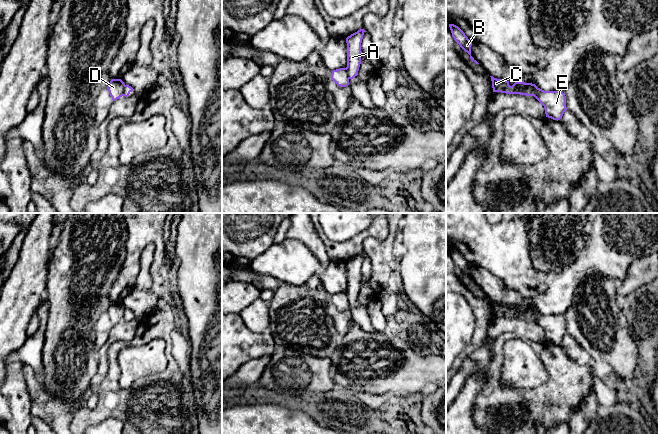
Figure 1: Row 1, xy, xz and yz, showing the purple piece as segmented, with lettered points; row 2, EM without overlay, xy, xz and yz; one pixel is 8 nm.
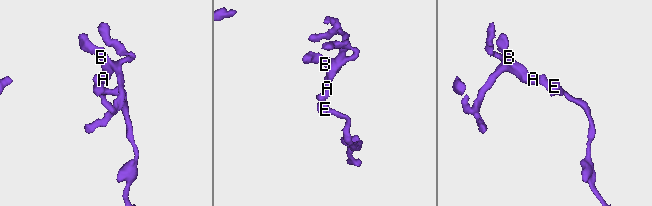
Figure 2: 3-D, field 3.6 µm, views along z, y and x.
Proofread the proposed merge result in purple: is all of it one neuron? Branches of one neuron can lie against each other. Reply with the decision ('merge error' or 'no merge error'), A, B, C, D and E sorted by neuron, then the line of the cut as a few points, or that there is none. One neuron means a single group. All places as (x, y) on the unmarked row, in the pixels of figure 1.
merge error | A B C / D E | yz (527, 307), (533, 319)

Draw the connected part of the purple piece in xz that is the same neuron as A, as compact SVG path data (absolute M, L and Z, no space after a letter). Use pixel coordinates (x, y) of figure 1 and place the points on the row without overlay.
M360 253L346 262L347 267L347 297L349 303L358 299L361 288L361 267L365 254Z

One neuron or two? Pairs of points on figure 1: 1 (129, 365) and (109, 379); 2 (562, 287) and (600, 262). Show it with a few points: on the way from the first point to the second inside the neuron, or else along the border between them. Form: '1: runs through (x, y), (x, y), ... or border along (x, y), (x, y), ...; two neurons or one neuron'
1: border along (125, 347), (118, 354), (119, 384), (128, 389); two neurons
2: runs through (571, 278), (591, 264); one neuron

